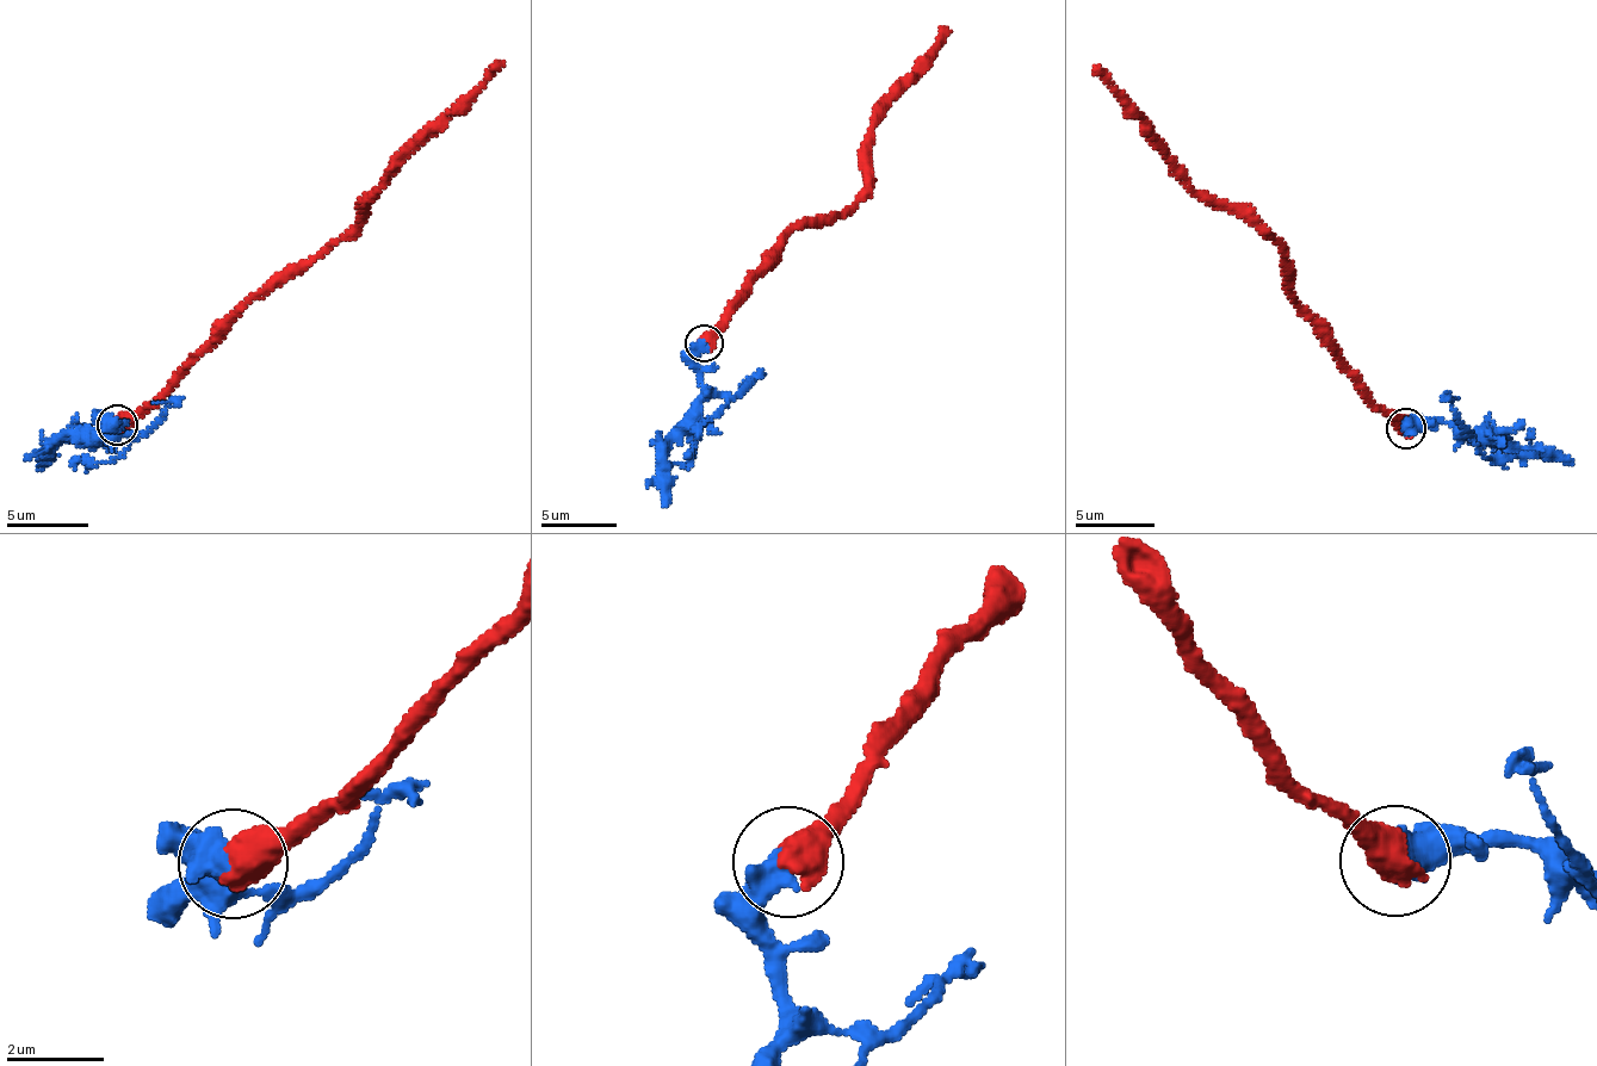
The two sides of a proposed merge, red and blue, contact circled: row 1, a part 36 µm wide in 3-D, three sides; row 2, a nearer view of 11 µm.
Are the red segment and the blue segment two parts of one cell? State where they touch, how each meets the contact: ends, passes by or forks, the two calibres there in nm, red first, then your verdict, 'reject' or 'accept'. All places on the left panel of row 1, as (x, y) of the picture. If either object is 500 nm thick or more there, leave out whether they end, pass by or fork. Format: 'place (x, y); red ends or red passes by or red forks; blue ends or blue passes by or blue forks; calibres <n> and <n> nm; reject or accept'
place (117, 425); calibres 700 and 650 nm; reject

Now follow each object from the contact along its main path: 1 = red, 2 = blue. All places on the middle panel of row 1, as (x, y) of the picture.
1: (703, 344), (796, 228), (833, 223), (856, 200), (866, 186), (867, 140), (873, 116), (944, 28)
2: (703, 344), (694, 355), (703, 401), (699, 415), (664, 454), (663, 506)

